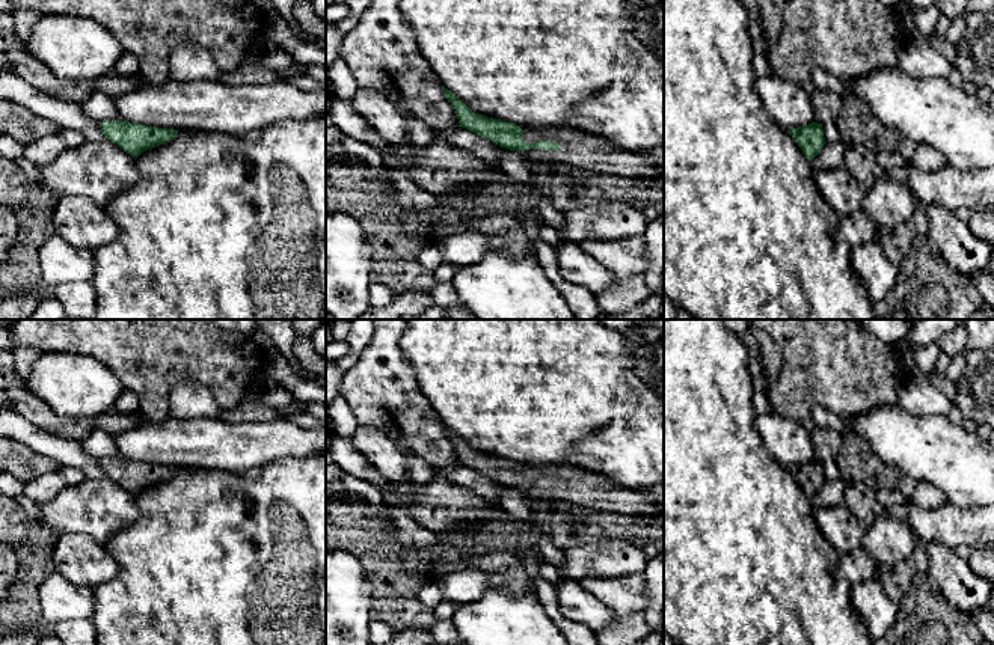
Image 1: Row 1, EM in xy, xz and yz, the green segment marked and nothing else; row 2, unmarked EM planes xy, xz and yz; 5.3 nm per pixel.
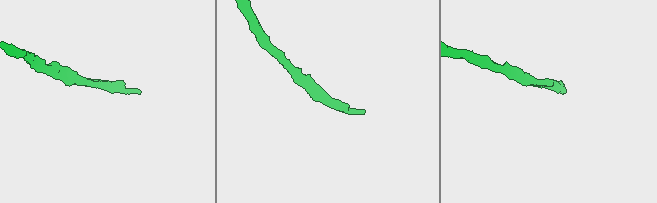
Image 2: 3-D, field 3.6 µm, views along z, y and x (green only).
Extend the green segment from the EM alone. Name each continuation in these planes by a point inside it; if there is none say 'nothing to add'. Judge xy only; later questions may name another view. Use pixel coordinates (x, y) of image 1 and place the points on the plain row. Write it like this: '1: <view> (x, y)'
nothing to add

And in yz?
nothing to add

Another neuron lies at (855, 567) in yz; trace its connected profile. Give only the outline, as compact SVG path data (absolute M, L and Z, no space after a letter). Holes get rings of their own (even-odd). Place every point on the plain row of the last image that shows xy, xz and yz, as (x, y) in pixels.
M863 547L851 553L842 553L836 565L836 577L849 582L852 586L875 579L876 567Z

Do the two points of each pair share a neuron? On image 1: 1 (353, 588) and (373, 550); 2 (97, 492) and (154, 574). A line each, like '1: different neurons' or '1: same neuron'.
1: different neurons
2: different neurons

